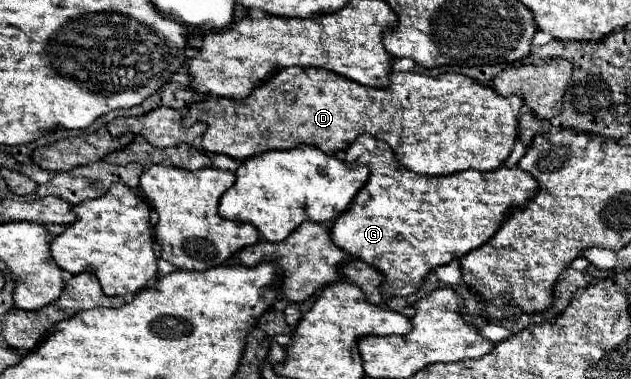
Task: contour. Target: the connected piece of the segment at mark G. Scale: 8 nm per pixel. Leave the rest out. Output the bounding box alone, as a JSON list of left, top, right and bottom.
[331,134,539,296]

